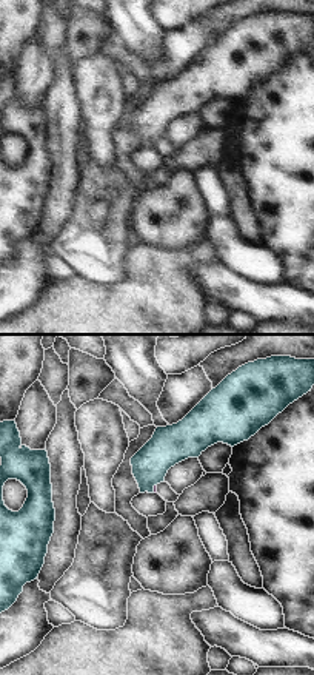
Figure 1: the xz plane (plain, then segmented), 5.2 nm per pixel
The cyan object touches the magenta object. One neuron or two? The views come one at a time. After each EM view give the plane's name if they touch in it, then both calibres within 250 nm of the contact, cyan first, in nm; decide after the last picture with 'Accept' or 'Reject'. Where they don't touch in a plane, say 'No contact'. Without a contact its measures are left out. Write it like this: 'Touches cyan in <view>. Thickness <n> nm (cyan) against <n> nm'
Touches cyan in xz. Thickness 200 nm (cyan) against 20 nm.

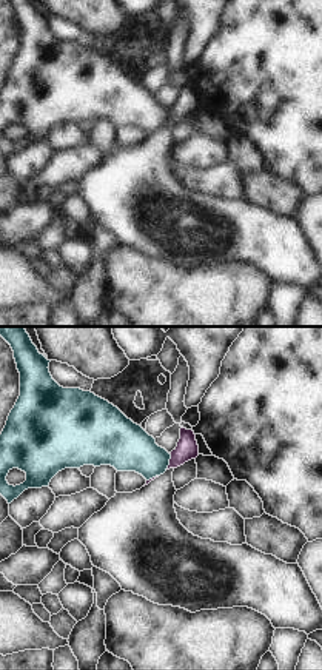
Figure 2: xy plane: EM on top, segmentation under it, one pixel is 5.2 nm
Touches cyan in xy. Thickness 260 nm (cyan) against 120 nm.

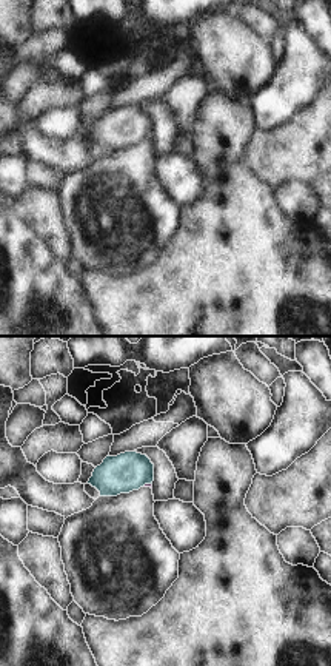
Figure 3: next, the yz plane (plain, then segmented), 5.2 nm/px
Touches cyan in yz. Thickness 200 nm (cyan) against 20 nm.

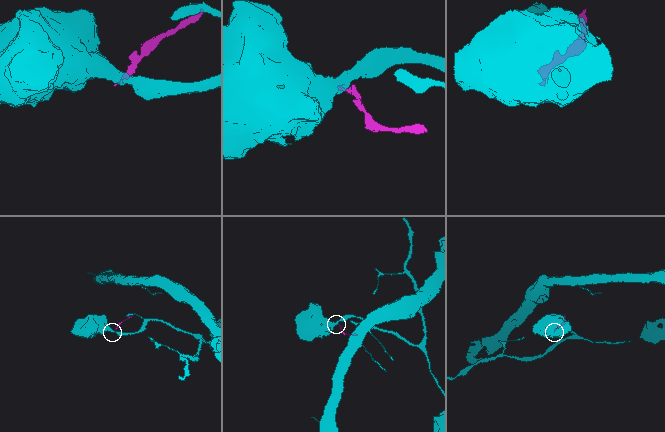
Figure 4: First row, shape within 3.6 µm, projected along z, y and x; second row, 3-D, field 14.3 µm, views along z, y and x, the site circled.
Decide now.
Reject.

